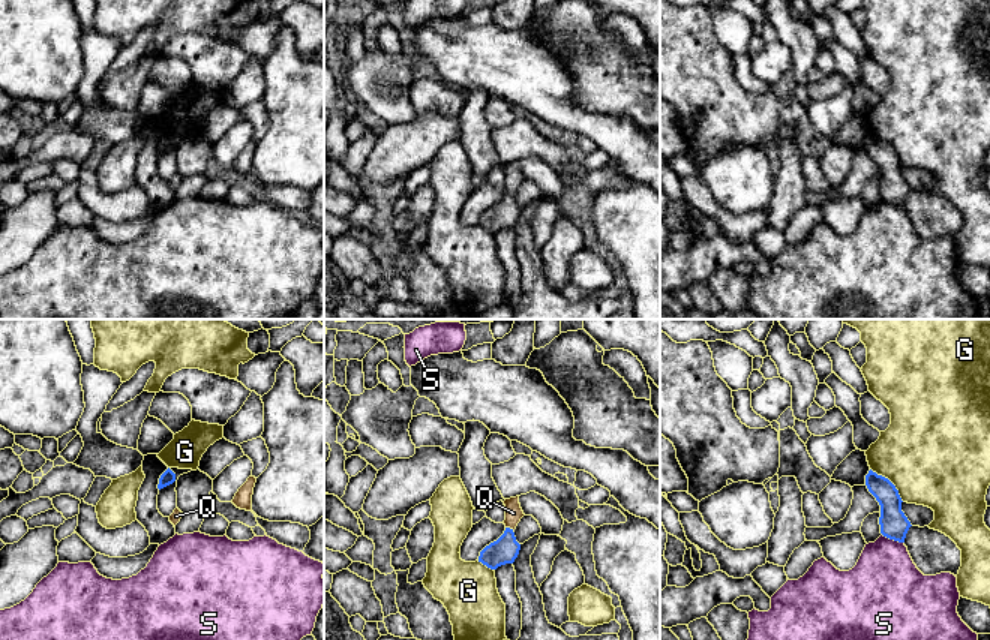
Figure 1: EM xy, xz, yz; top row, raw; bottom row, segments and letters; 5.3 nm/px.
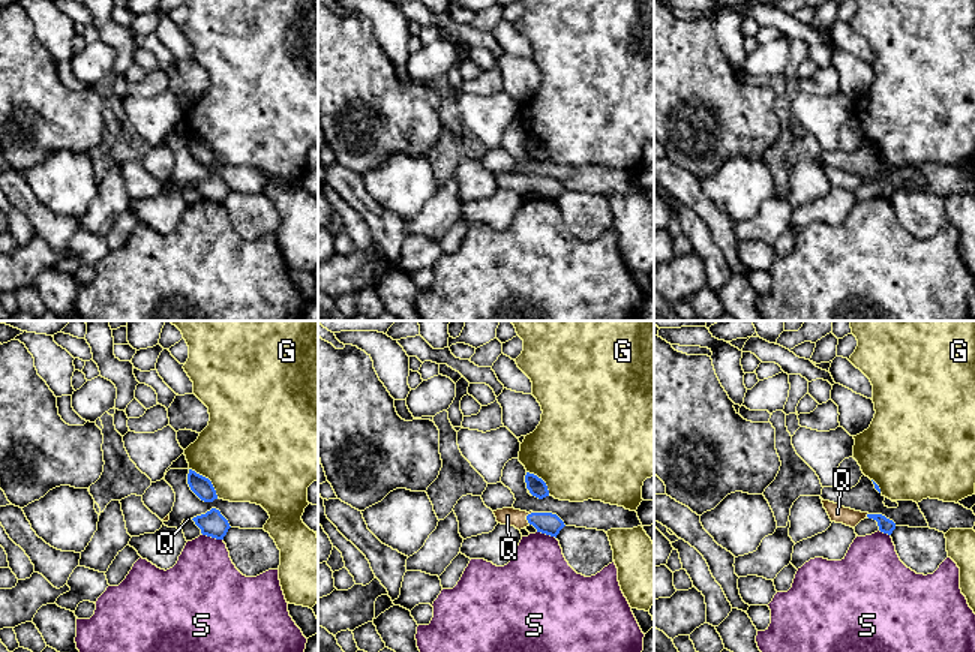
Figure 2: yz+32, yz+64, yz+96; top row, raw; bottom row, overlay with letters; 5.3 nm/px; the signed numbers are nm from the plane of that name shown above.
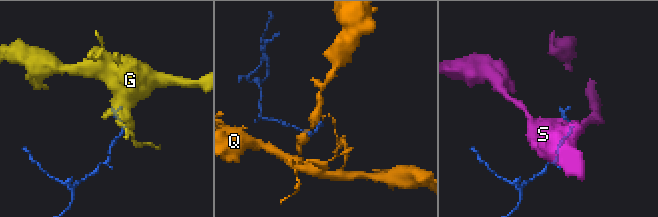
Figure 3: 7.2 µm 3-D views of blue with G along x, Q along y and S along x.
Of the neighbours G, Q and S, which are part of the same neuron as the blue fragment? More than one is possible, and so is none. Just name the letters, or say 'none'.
Q

